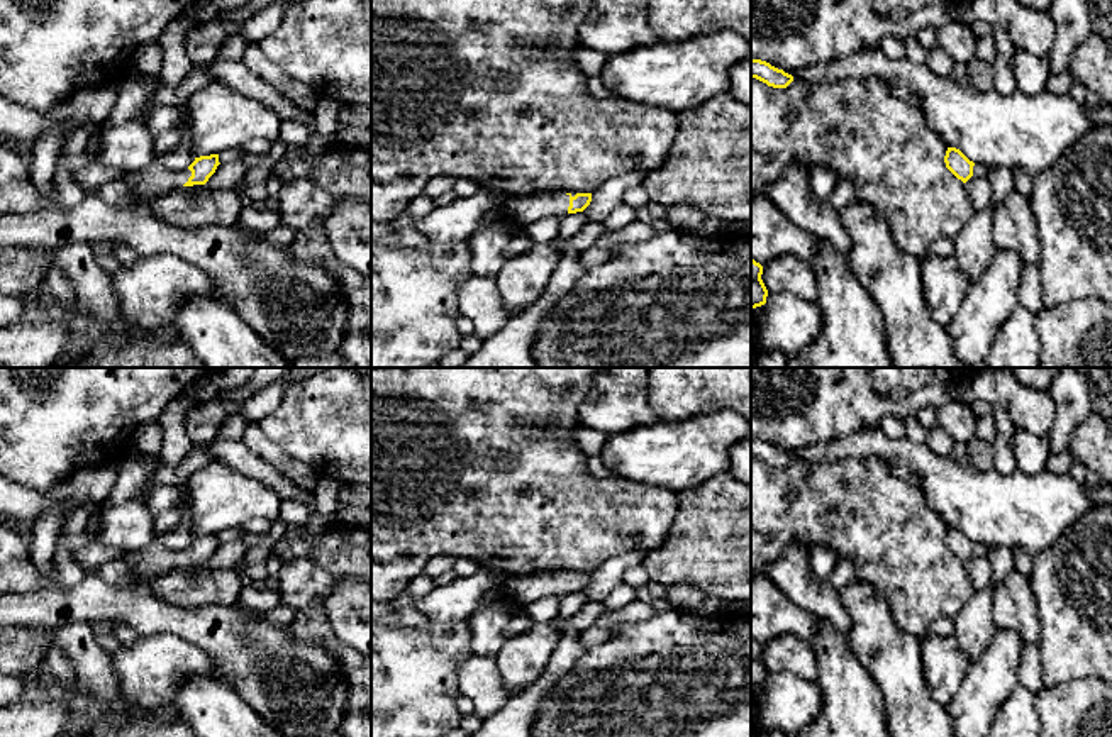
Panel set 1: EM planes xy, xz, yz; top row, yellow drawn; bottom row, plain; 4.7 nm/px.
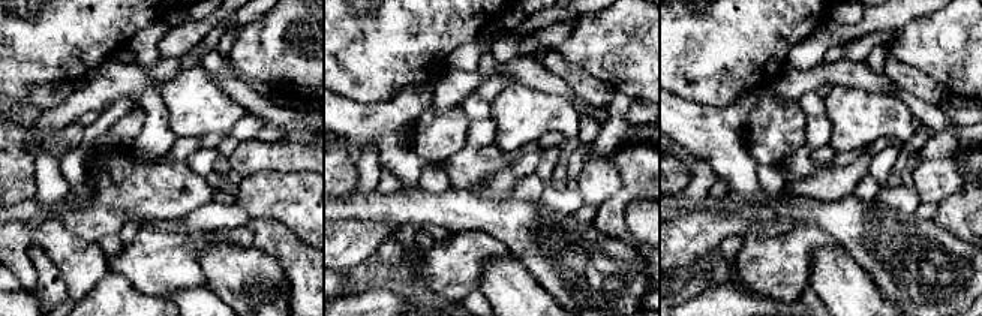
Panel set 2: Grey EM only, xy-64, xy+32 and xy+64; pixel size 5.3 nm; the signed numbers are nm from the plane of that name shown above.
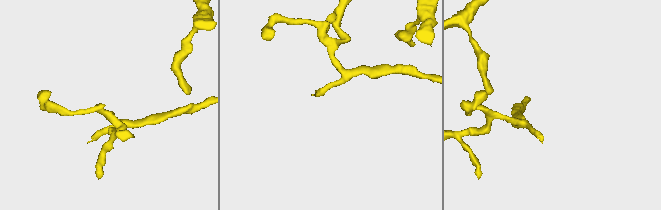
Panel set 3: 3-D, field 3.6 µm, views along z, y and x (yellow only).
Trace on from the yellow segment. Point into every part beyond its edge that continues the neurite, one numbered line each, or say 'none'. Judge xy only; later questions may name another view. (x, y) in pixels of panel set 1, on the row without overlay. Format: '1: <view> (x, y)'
1: xy (155, 558)

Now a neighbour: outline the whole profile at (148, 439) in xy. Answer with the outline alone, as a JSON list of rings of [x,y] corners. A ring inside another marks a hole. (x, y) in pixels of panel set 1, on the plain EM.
[[[158,420],[139,425],[132,435],[132,451],[147,456],[158,456],[163,447],[163,429]]]

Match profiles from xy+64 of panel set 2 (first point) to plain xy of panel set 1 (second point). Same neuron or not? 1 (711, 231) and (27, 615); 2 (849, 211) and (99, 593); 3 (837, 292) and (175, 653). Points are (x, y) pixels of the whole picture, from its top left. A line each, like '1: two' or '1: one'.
1: two
2: one
3: two

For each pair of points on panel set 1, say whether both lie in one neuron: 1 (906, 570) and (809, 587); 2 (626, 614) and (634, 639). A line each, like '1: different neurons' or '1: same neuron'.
1: different neurons
2: different neurons

